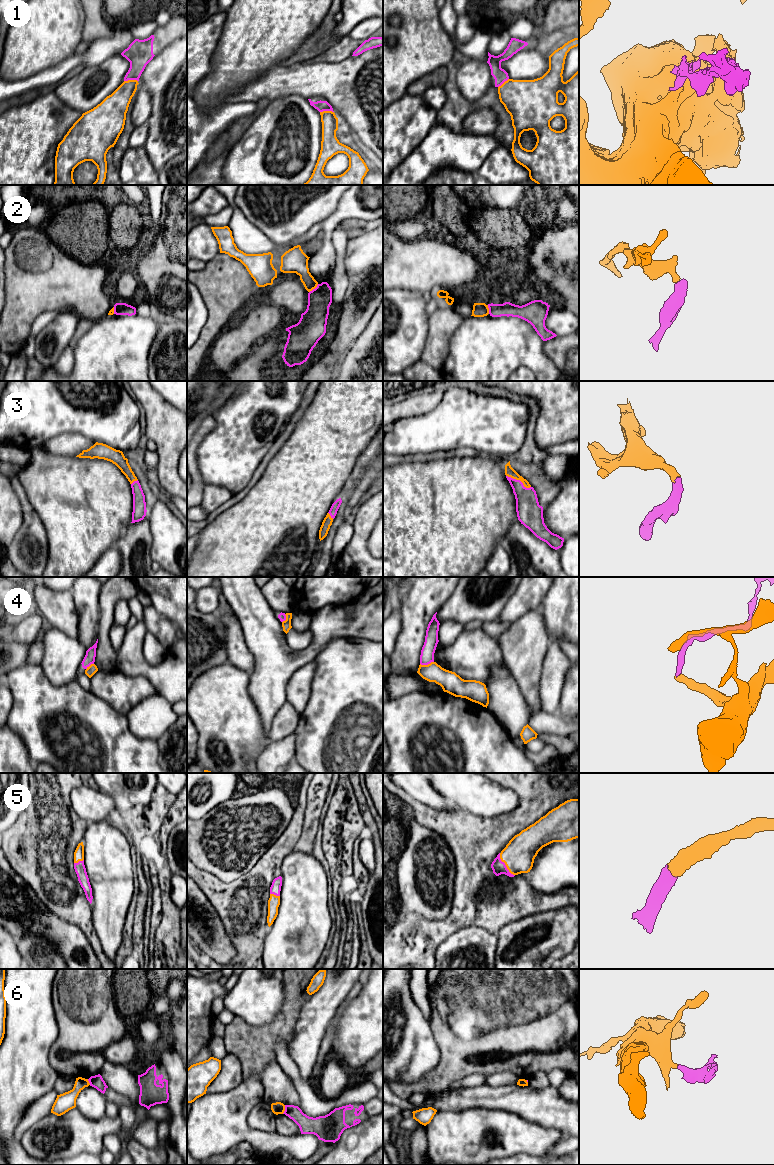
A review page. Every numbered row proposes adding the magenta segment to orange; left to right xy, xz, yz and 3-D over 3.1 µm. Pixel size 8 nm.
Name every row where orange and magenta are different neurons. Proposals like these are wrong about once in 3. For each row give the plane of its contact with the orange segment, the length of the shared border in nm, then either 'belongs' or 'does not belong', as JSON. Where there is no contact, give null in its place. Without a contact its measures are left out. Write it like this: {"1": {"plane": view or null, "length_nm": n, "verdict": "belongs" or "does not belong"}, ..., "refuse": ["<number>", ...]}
{"1": {"plane": "xy", "length_nm": 110, "verdict": "does not belong"}, "2": {"plane": "xz", "length_nm": 100, "verdict": "does not belong"}, "3": {"plane": "yz", "length_nm": 220, "verdict": "belongs"}, "4": {"plane": "yz", "length_nm": 110, "verdict": "does not belong"}, "5": {"plane": "yz", "length_nm": 220, "verdict": "belongs"}, "6": {"plane": "xz", "length_nm": 80, "verdict": "does not belong"}, "refuse": ["1", "2", "4", "6"]}

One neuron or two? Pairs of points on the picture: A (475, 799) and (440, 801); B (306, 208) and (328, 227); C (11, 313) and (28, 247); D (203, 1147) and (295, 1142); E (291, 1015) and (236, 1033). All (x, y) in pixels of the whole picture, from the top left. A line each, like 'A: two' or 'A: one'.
A: two
B: two
C: one
D: one
E: one

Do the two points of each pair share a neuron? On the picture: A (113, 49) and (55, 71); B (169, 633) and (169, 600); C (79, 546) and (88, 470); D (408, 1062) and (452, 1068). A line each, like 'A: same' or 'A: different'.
A: same
B: different
C: same
D: different

